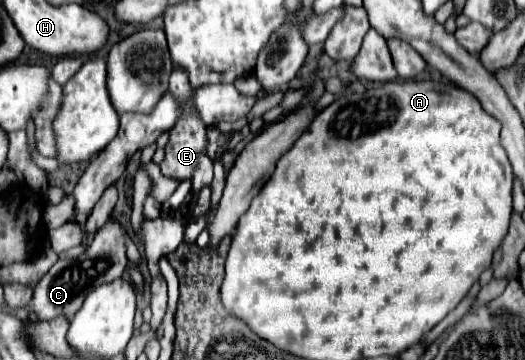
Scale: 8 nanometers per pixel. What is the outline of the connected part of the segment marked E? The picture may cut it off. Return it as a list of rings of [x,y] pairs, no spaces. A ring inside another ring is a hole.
[[[187,114],[187,118],[183,118],[183,122],[179,122],[179,126],[175,126],[175,130],[169,132],[165,158],[159,164],[159,168],[161,168],[161,174],[171,180],[177,180],[177,182],[189,180],[195,192],[199,192],[205,184],[213,180],[213,160],[207,156],[207,132],[203,122],[195,122],[195,118]]]

